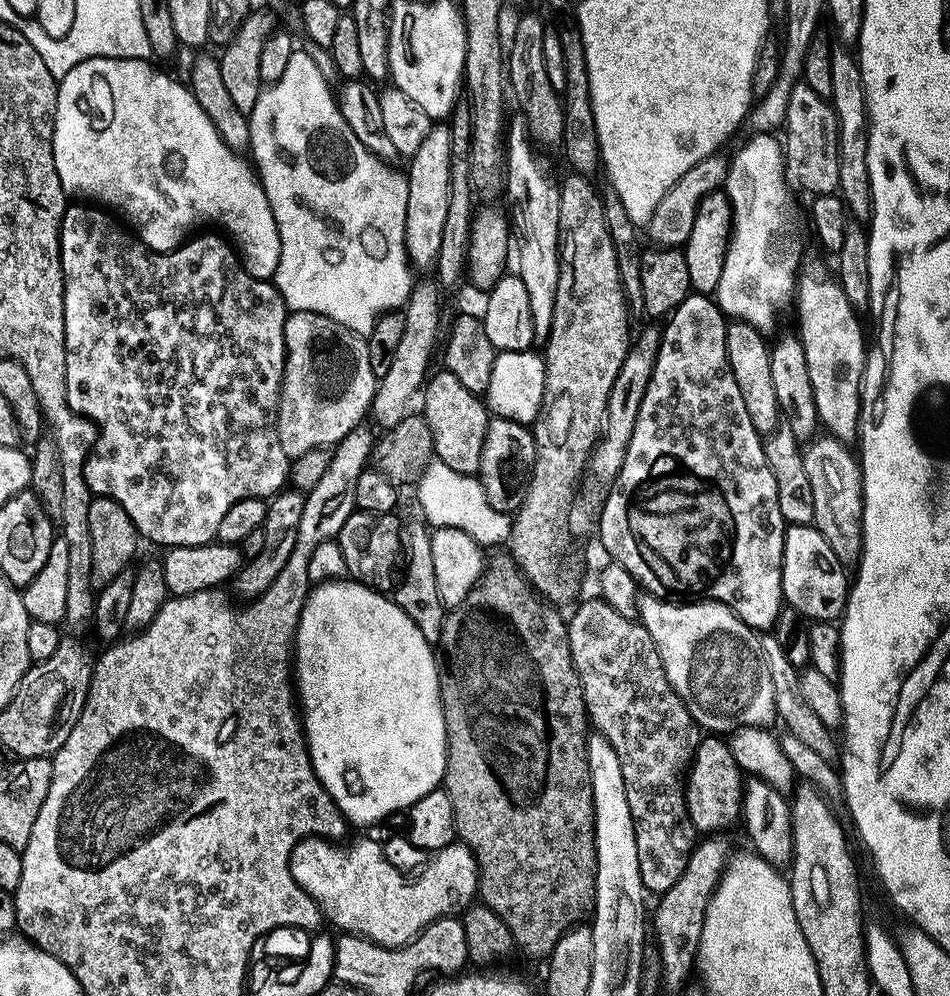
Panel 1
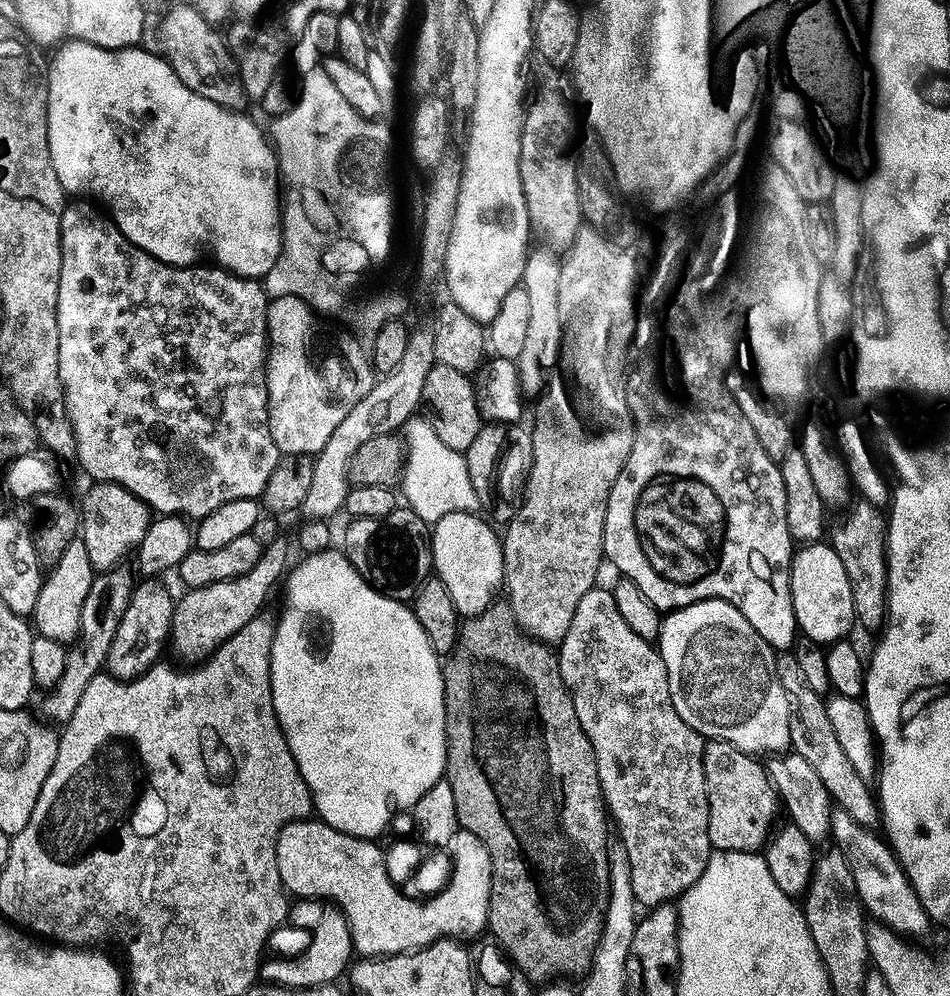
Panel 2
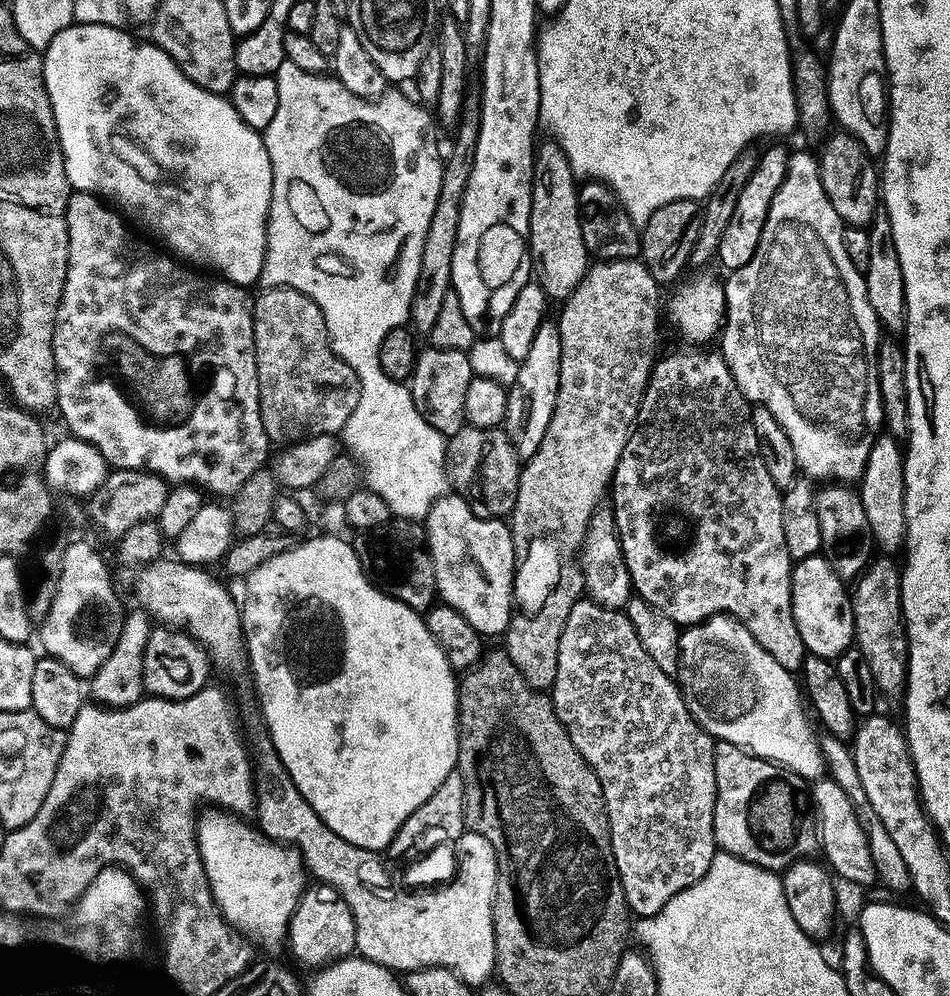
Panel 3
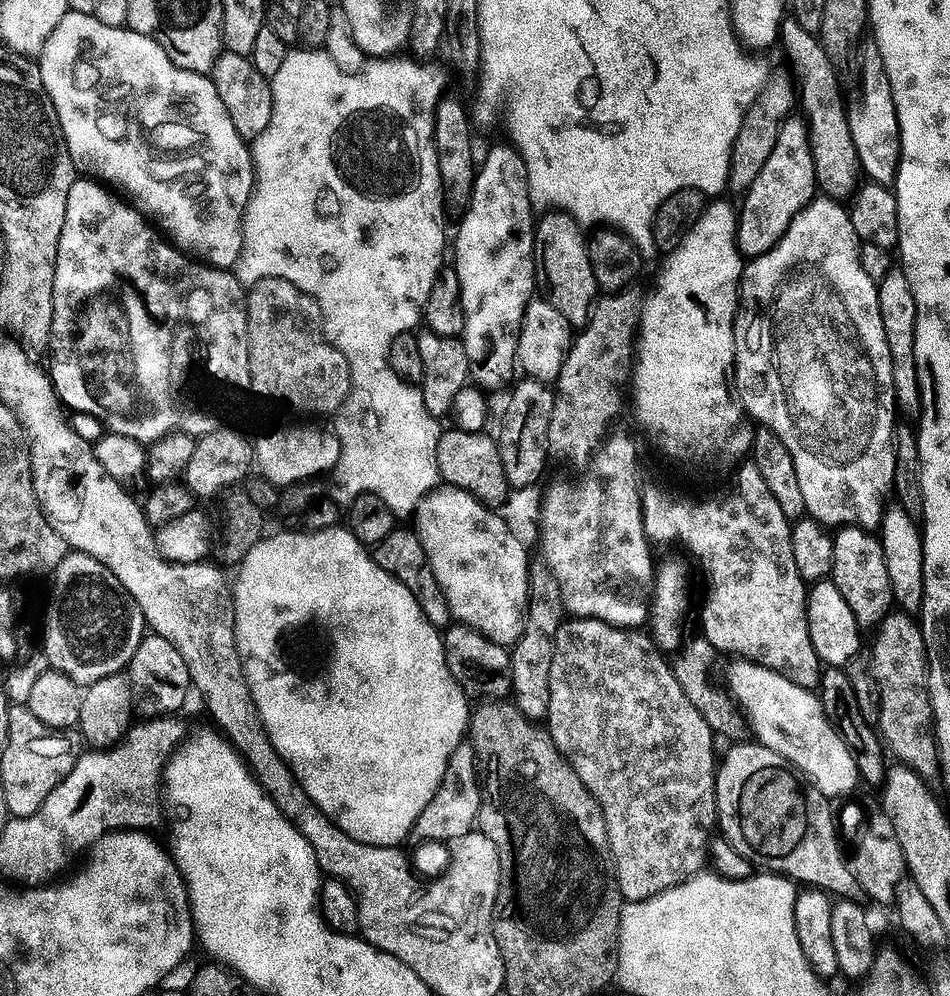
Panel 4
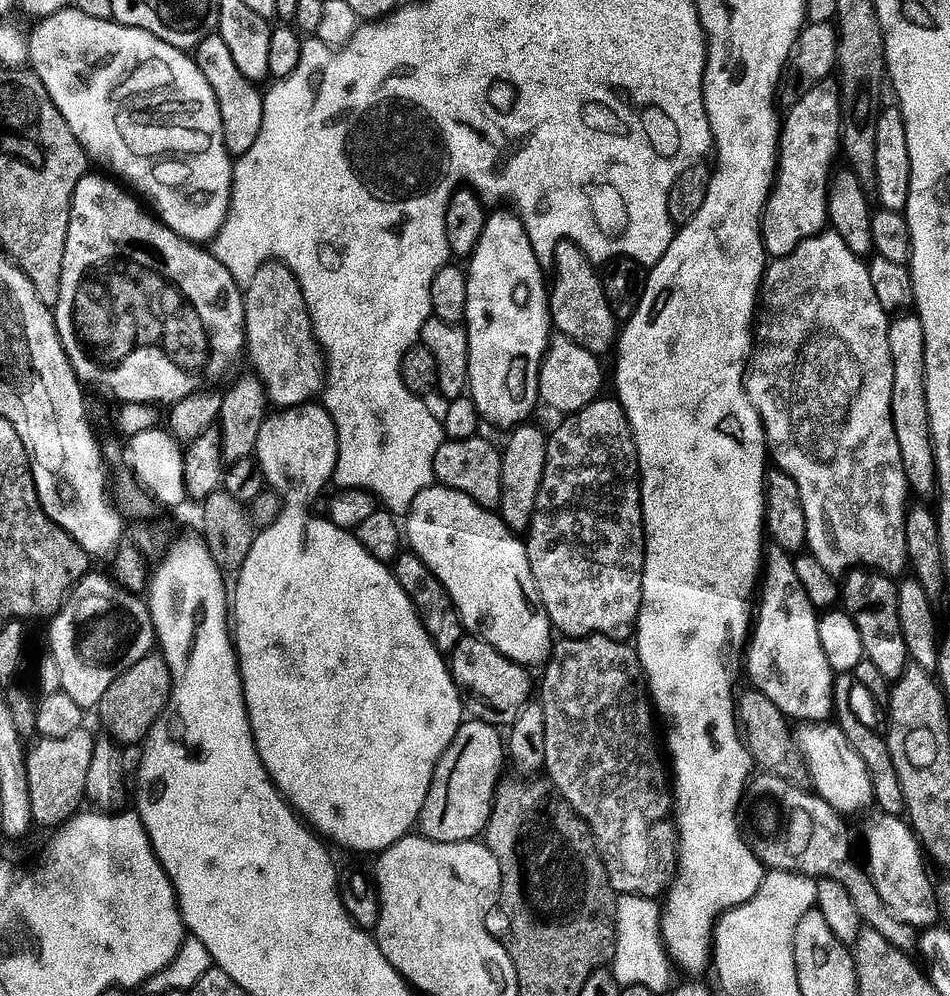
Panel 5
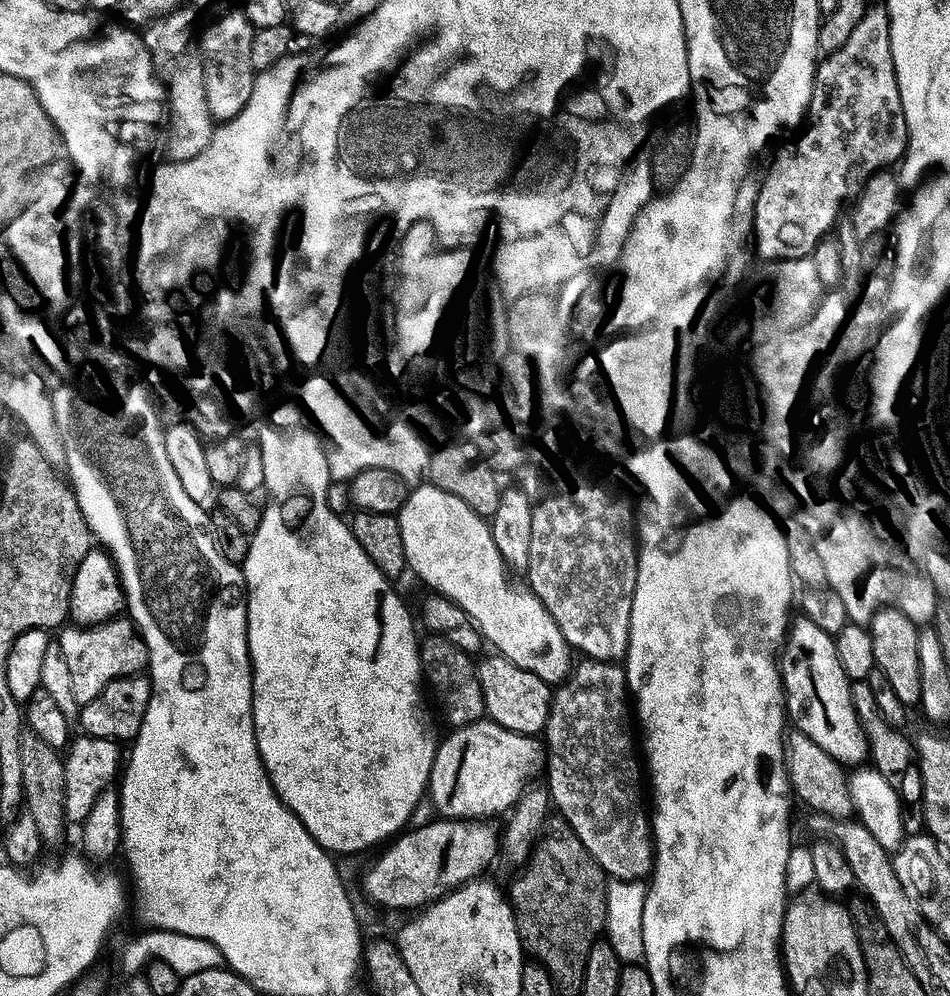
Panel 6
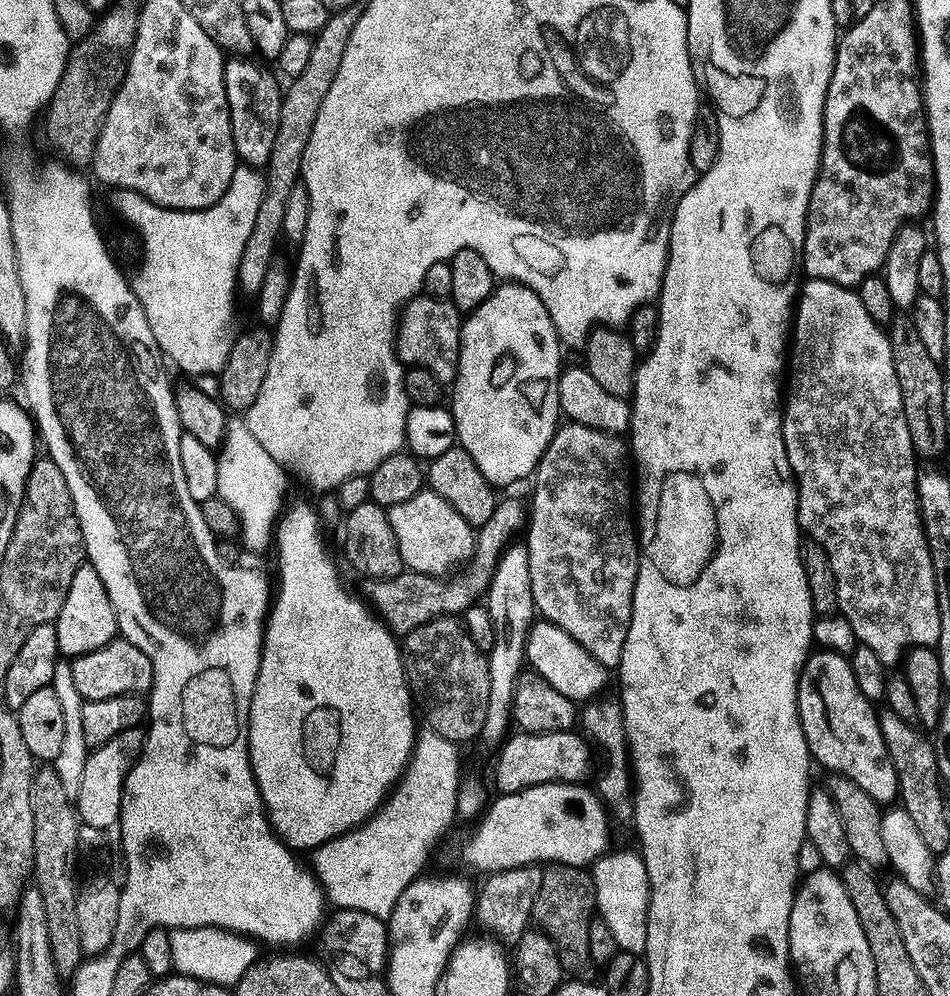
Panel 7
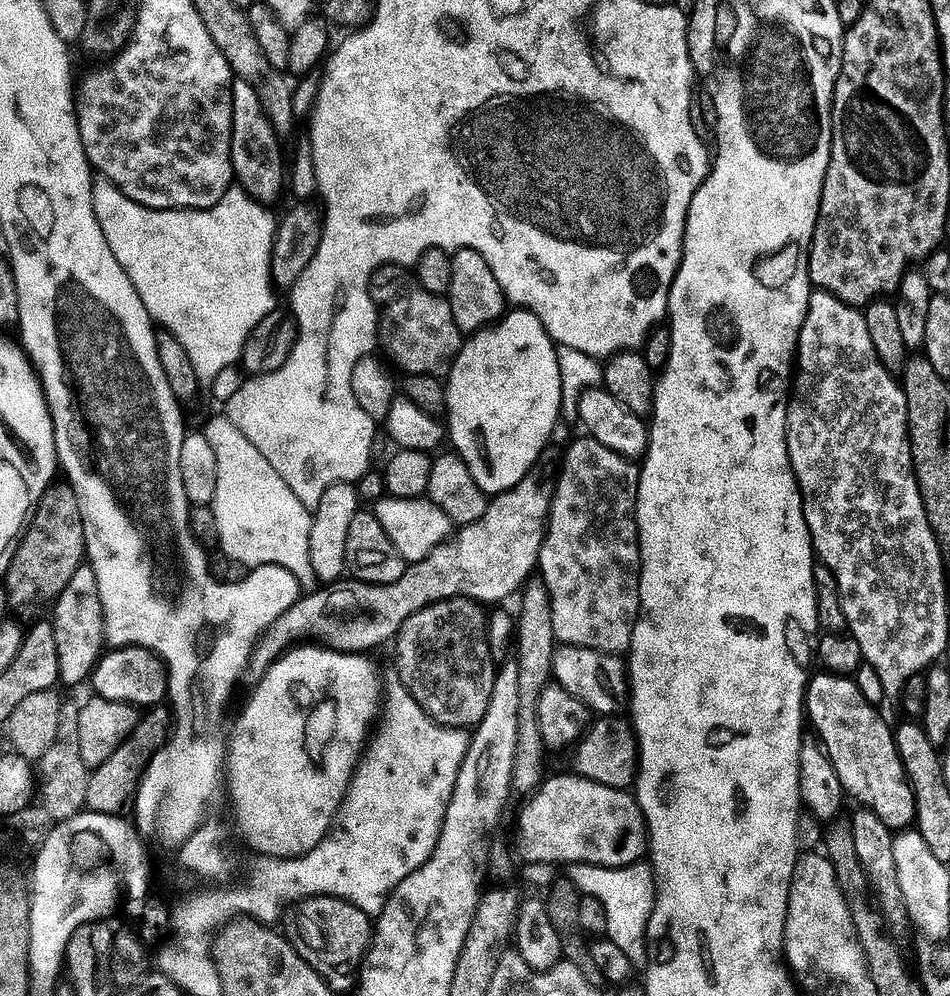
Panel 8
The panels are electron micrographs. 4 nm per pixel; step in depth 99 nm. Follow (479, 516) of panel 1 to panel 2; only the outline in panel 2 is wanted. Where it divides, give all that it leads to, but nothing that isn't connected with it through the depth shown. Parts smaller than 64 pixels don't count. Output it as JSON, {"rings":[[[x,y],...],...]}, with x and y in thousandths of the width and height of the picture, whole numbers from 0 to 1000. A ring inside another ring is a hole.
{"rings":[[[435,420],[427,427],[428,461],[425,463],[423,491],[426,505],[436,516],[452,528],[457,528],[471,516],[505,514],[503,498],[499,493],[493,470],[492,459],[475,452],[461,440],[454,425],[446,420]]]}

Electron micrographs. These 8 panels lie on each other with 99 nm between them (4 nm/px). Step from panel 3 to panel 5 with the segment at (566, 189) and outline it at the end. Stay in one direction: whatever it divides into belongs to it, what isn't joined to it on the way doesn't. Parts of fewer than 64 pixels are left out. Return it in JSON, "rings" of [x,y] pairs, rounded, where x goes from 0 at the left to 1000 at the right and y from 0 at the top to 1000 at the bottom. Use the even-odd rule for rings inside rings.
{"rings":[[[593,241],[589,245],[586,246],[584,251],[584,264],[583,264],[583,274],[585,273],[585,282],[580,282],[579,285],[579,296],[577,298],[577,310],[581,312],[581,324],[583,326],[584,332],[588,334],[591,338],[597,339],[599,341],[603,341],[604,343],[608,343],[608,347],[613,347],[617,351],[621,351],[622,353],[628,355],[636,355],[636,352],[639,351],[640,348],[643,350],[645,346],[649,344],[651,341],[651,325],[648,329],[648,324],[651,324],[651,318],[645,310],[644,305],[638,299],[638,295],[636,294],[636,282],[634,280],[633,274],[627,274],[628,271],[625,268],[625,265],[622,261],[619,261],[618,257],[616,257],[613,250],[608,248],[606,245],[602,245],[600,241]]]}

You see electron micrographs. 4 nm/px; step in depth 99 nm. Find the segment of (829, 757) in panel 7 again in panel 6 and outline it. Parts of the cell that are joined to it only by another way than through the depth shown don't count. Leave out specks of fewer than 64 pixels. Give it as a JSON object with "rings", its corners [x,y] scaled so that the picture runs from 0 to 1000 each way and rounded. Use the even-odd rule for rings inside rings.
{"rings":[[[839,621],[833,628],[820,665],[821,679],[825,682],[827,715],[833,726],[834,723],[838,726],[835,727],[837,734],[848,737],[853,745],[865,749],[865,753],[883,767],[908,768],[915,762],[914,742],[899,709],[899,684],[887,672],[880,640],[869,637],[869,633],[863,632],[855,622]]]}

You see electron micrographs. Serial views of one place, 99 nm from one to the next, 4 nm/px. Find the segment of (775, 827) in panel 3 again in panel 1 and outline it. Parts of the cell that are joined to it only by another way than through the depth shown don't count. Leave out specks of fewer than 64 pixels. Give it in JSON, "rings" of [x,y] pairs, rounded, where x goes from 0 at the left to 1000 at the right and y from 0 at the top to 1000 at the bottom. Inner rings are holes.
{"rings":[[[758,741],[738,742],[733,760],[728,763],[728,769],[722,780],[724,816],[731,825],[734,836],[762,837],[765,831],[771,831],[774,827],[776,830],[780,826],[783,814],[784,786],[784,776],[773,763],[765,746]]]}

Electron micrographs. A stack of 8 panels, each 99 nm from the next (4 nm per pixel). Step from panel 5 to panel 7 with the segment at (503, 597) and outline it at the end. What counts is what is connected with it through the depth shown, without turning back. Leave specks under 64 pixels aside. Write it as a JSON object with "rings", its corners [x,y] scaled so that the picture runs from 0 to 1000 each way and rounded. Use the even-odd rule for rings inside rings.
{"rings":[[[445,492],[429,504],[413,508],[408,519],[415,528],[415,536],[419,536],[425,569],[431,574],[472,580],[500,559],[502,531],[493,527],[491,520],[486,520],[474,504],[461,500],[461,496],[453,492]],[[568,624],[561,630],[556,638],[554,663],[563,678],[579,685],[587,697],[596,697],[596,701],[604,705],[622,705],[639,696],[636,694],[640,691],[641,672],[636,671],[634,665],[627,664],[618,653],[608,649],[608,645],[604,645],[604,641],[600,641],[600,637],[596,637],[596,633],[587,629]]]}

